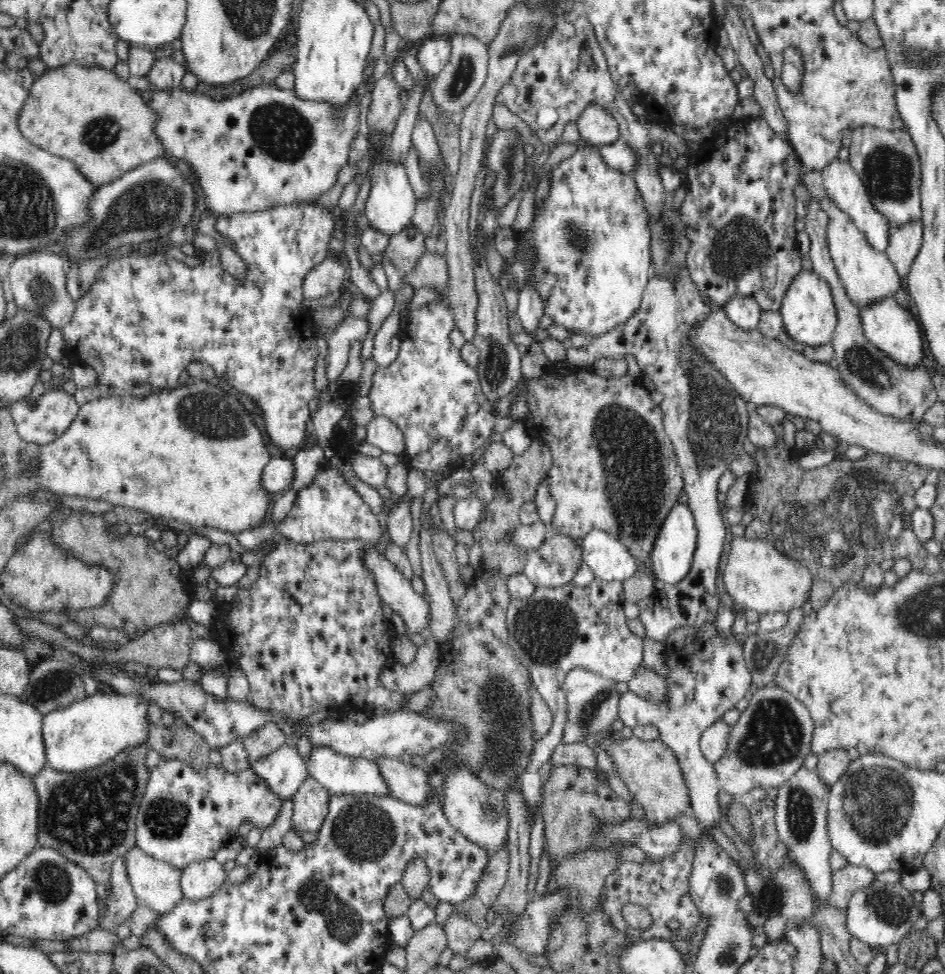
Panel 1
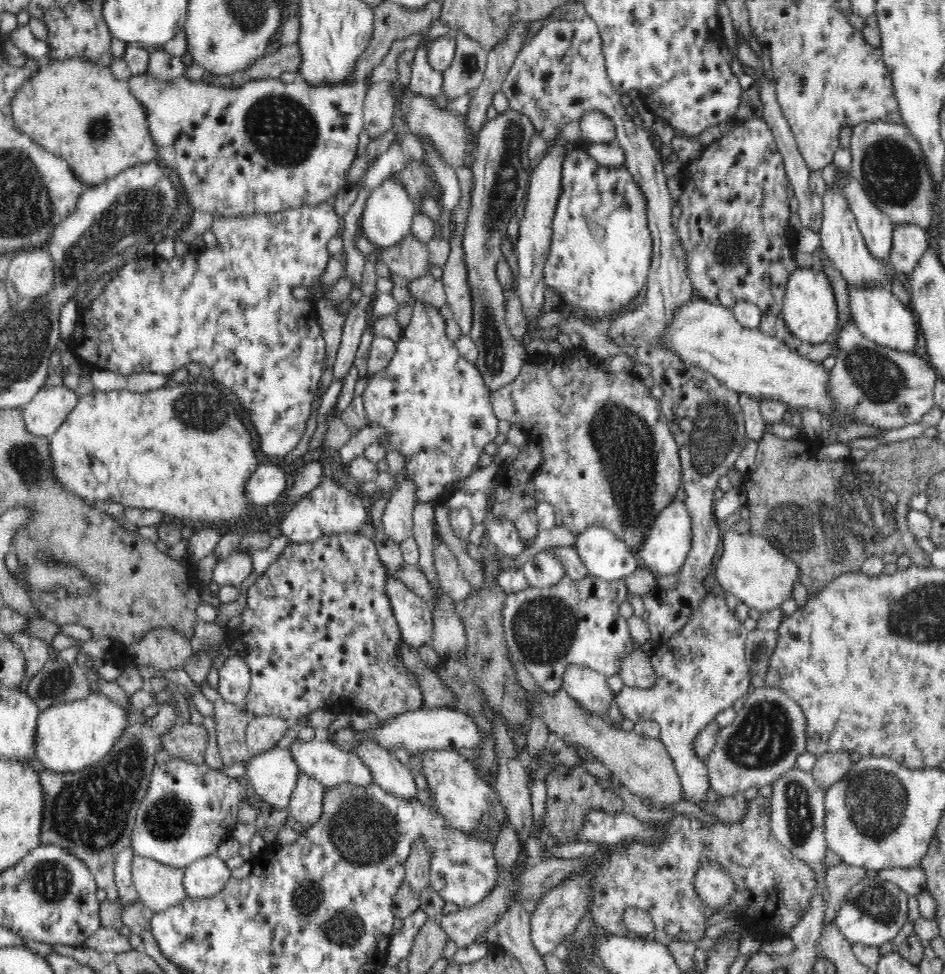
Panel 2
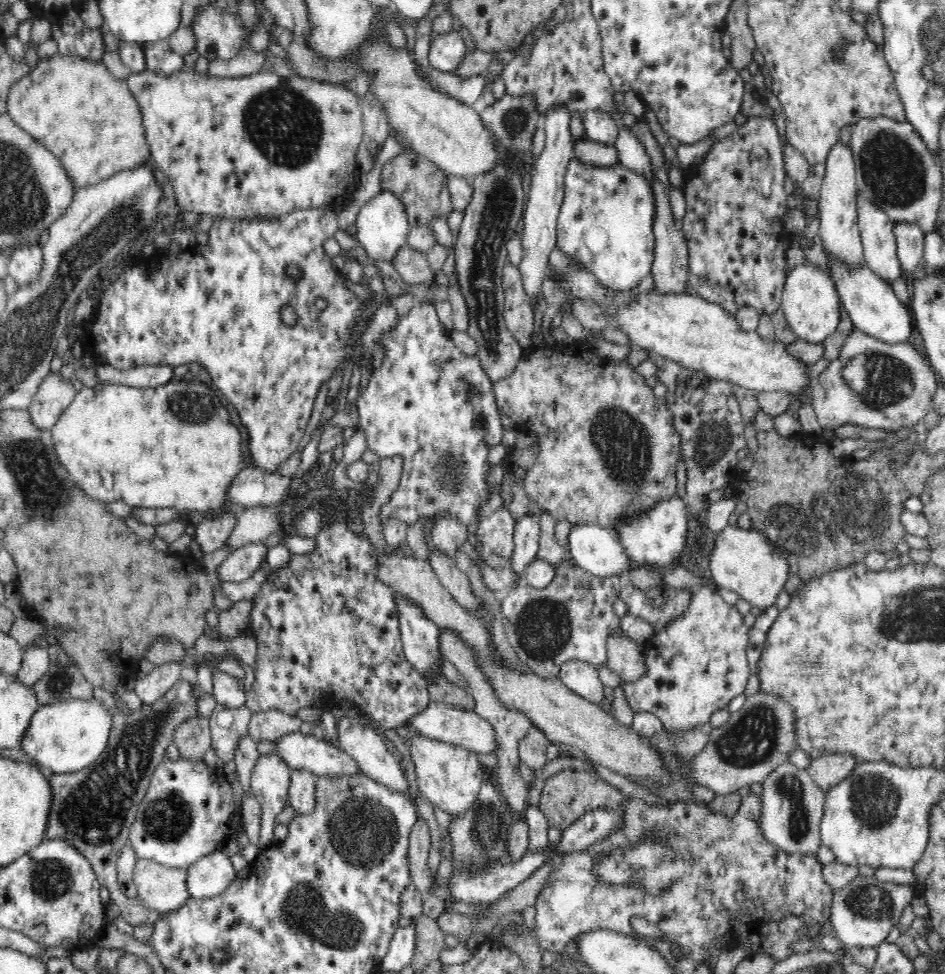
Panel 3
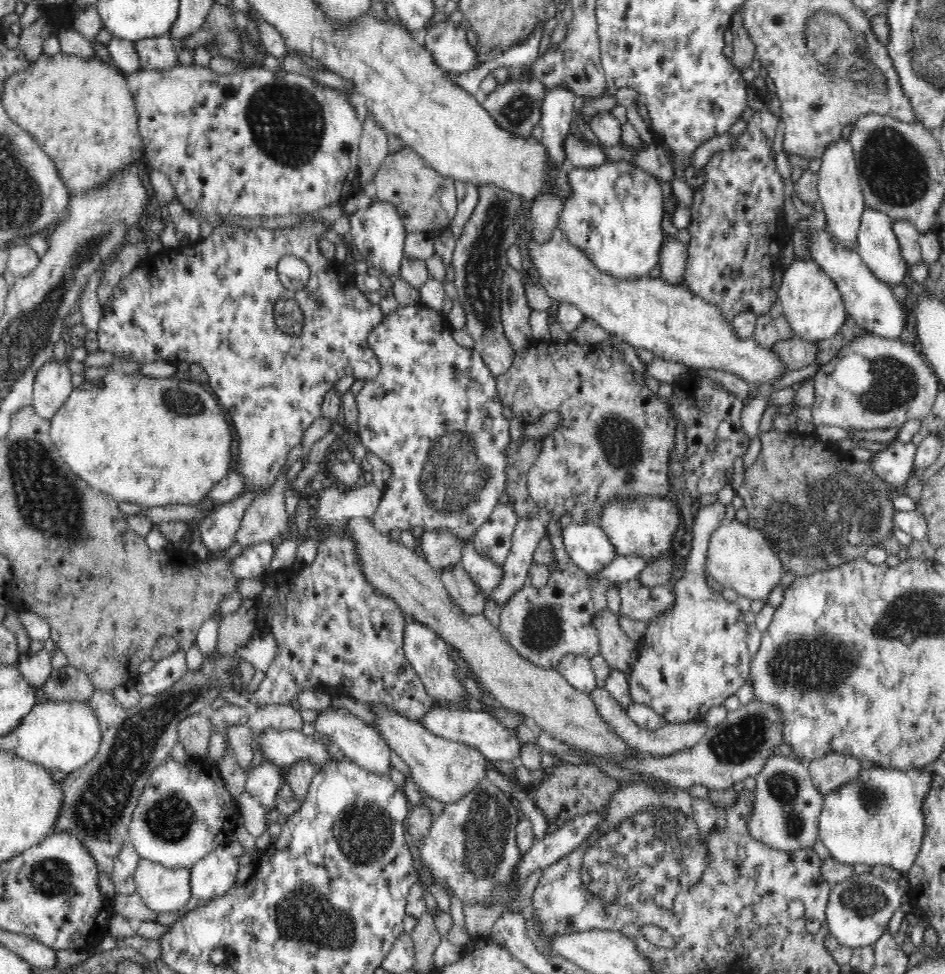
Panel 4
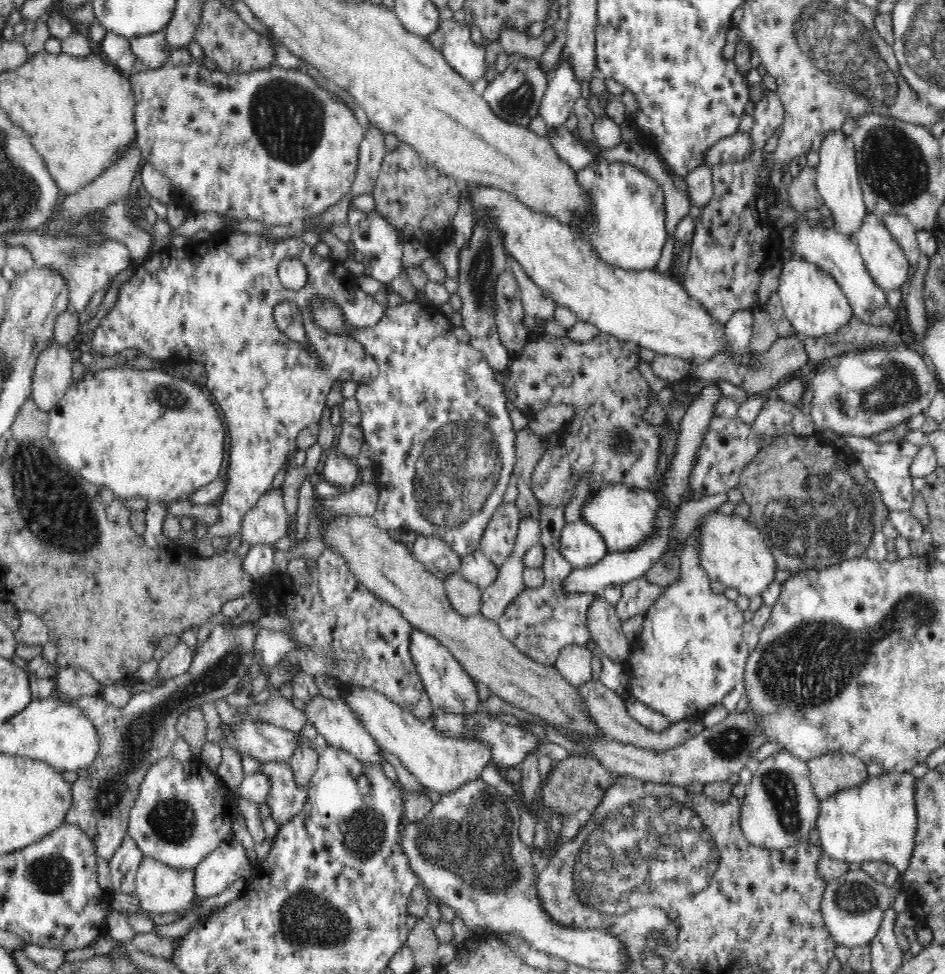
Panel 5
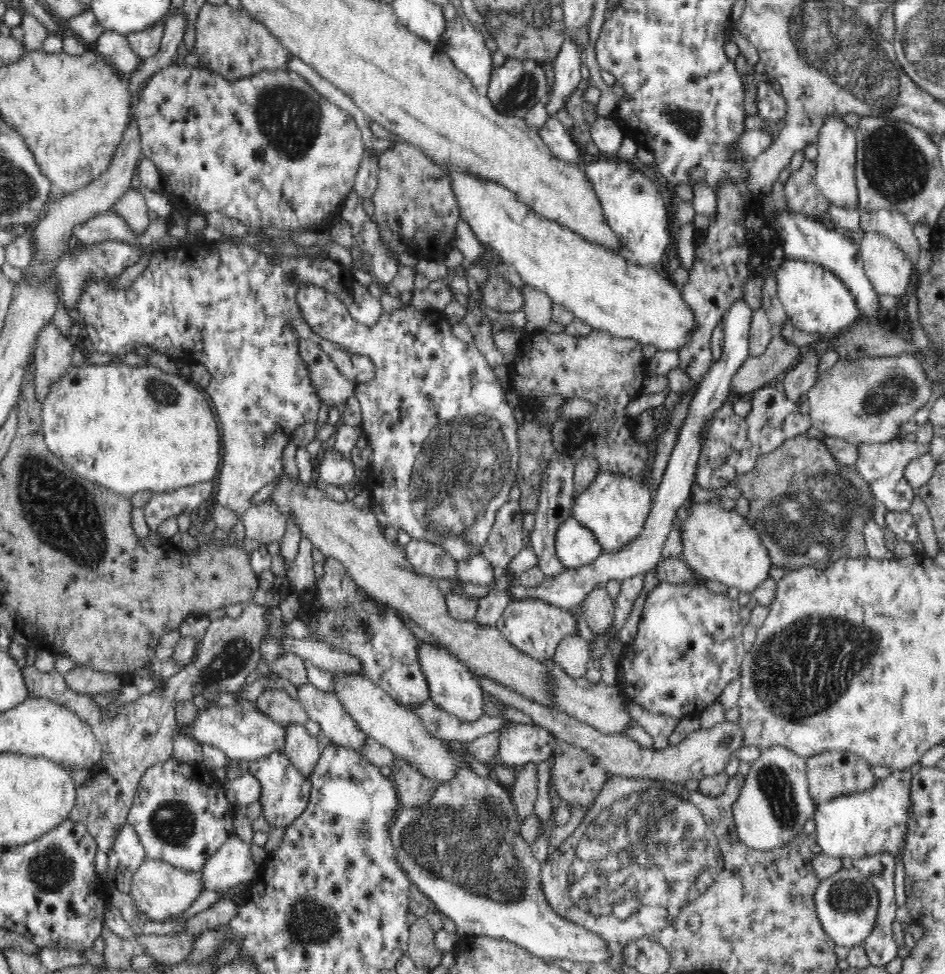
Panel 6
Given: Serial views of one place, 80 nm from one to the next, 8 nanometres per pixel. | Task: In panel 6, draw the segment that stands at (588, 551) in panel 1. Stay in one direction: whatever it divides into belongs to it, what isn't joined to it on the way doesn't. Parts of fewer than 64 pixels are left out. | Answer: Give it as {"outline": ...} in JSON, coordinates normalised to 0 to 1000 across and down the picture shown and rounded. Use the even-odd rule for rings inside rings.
{"outline":[[[604,531],[592,539],[586,565],[599,584],[617,582],[629,577],[637,568],[628,547]]]}

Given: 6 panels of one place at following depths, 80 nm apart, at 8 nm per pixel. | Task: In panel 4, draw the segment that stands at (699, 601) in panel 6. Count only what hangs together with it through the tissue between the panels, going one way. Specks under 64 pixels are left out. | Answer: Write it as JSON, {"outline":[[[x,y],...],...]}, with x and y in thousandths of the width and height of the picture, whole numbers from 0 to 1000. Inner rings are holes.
{"outline":[[[762,515],[745,517],[735,530],[732,542],[731,566],[725,578],[725,590],[706,604],[713,611],[711,622],[690,633],[684,651],[677,657],[673,679],[665,696],[667,717],[691,727],[707,742],[745,740],[751,727],[764,725],[770,715],[777,715],[793,698],[795,671],[792,667],[792,642],[779,618],[772,619],[754,608],[746,585],[749,554],[767,534],[768,518]]]}

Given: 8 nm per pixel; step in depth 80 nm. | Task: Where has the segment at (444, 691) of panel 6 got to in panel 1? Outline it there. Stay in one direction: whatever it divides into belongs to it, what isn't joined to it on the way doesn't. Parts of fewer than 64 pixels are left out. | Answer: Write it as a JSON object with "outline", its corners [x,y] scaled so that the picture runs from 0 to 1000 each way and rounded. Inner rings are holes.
{"outline":[[[398,561],[387,569],[387,580],[396,586],[401,602],[402,613],[416,624],[430,641],[434,649],[447,649],[451,645],[455,631],[453,619],[444,609],[440,609],[434,595],[417,583]]]}

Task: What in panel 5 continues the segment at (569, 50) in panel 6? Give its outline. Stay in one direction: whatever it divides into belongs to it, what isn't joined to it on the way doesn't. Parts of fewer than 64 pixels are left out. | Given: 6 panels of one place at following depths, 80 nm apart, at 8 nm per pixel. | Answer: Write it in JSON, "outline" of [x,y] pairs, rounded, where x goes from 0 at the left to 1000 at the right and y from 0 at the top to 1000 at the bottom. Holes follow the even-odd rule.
{"outline":[[[595,62],[586,74],[586,78],[580,81],[579,93],[576,95],[575,103],[570,112],[570,118],[578,126],[579,136],[584,136],[593,129],[597,129],[598,125],[605,118],[607,107],[614,101],[614,84],[610,82],[606,70],[600,62]]]}

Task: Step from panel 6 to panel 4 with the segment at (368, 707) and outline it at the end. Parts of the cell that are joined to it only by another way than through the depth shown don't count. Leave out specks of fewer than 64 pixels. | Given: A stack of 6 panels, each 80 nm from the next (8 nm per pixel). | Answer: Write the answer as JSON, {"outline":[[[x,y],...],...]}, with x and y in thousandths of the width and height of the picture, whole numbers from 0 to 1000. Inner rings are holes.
{"outline":[[[402,729],[398,731],[398,739],[401,756],[406,756],[413,770],[421,772],[423,778],[434,786],[437,802],[451,817],[468,825],[478,825],[513,799],[517,781],[498,765],[461,756],[453,752],[444,740],[425,735],[422,731]]]}

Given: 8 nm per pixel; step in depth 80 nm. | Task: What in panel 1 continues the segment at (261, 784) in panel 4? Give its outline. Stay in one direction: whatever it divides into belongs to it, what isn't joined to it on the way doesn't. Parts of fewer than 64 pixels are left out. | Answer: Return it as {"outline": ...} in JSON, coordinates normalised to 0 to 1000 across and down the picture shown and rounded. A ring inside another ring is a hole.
{"outline":[[[309,763],[298,765],[284,776],[269,781],[263,791],[267,791],[283,807],[283,811],[292,815],[297,823],[309,819],[327,797],[315,770]]]}

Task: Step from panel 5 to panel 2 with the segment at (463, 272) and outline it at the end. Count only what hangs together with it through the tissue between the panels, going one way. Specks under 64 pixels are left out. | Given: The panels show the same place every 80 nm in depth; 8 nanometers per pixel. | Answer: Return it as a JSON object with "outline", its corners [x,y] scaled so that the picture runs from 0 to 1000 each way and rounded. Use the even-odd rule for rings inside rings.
{"outline":[[[538,113],[533,119],[525,119],[508,131],[506,160],[498,170],[497,222],[493,224],[489,244],[495,300],[499,303],[499,339],[496,345],[506,358],[505,379],[520,402],[540,394],[550,384],[558,366],[554,351],[543,346],[535,333],[535,305],[524,277],[531,263],[527,253],[538,240],[538,227],[552,217],[556,207],[563,166],[559,161],[559,147],[561,140],[566,138],[563,124],[557,118],[549,113]]]}

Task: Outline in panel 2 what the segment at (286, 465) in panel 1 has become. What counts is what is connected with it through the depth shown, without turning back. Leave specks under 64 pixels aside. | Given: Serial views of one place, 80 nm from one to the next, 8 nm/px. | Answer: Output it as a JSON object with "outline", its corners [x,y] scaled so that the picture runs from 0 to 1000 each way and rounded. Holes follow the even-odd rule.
{"outline":[[[274,476],[259,498],[259,509],[272,523],[290,517],[303,505],[303,491],[299,478]]]}

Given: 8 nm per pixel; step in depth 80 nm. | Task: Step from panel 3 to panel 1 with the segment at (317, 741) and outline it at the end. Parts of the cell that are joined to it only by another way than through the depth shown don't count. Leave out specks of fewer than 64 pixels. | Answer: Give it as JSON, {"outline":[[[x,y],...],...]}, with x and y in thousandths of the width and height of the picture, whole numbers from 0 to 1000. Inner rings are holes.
{"outline":[[[332,768],[328,774],[328,780],[323,784],[323,791],[326,791],[328,797],[332,797],[334,801],[347,810],[348,814],[400,814],[403,816],[414,816],[413,808],[406,800],[406,796],[402,793],[402,787],[398,782],[383,778],[364,776],[354,769]]]}

